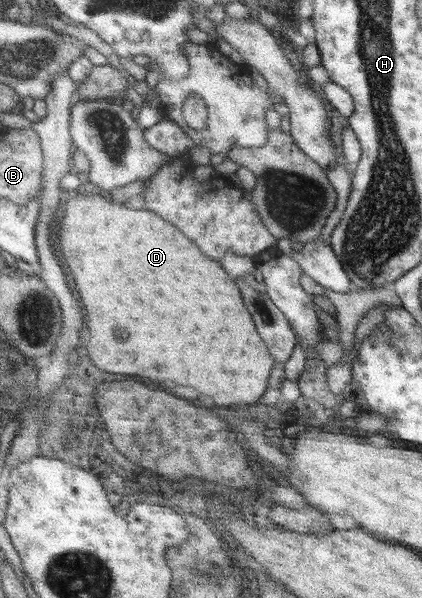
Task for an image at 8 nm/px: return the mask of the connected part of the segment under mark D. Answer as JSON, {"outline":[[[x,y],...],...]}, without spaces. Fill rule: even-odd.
{"outline":[[[99,194],[86,195],[85,197],[70,197],[66,205],[62,206],[61,222],[56,225],[56,243],[62,247],[60,251],[64,253],[62,259],[66,261],[65,267],[68,267],[72,281],[82,297],[82,303],[86,307],[86,315],[88,315],[88,331],[90,331],[90,355],[92,361],[108,371],[108,373],[120,373],[120,375],[140,375],[140,377],[150,377],[156,381],[166,381],[172,379],[180,385],[188,385],[188,387],[196,387],[200,393],[214,397],[214,404],[222,408],[235,409],[237,404],[252,404],[253,406],[264,397],[268,383],[270,383],[270,375],[274,371],[276,365],[276,357],[270,352],[268,344],[262,339],[262,335],[256,329],[256,323],[248,311],[248,307],[244,305],[242,293],[238,282],[233,278],[225,267],[222,267],[218,260],[210,259],[208,255],[204,255],[198,249],[197,243],[190,239],[180,228],[168,222],[159,213],[150,211],[138,204],[114,201],[106,199]]]}

